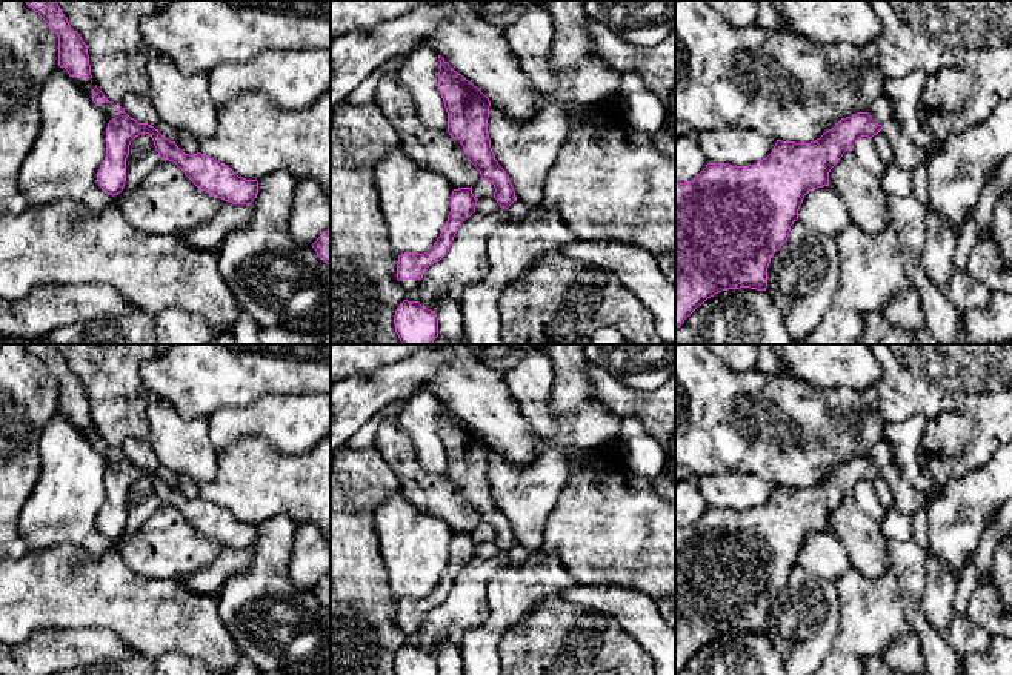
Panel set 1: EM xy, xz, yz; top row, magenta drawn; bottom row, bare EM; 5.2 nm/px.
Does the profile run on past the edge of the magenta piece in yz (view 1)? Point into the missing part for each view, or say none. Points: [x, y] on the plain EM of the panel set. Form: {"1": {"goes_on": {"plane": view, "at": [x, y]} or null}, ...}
{"1": {"goes_on": null}}

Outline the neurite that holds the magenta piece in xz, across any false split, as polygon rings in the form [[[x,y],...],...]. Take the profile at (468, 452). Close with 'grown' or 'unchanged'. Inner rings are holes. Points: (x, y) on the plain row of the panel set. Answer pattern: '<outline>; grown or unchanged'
[[[438,400],[438,404],[438,435],[448,457],[448,477],[452,483],[461,487],[469,506],[480,515],[481,524],[489,524],[494,529],[494,543],[497,544],[500,552],[508,554],[514,546],[517,546],[517,541],[509,520],[498,509],[491,492],[488,478],[491,446],[477,431],[474,431],[461,418],[454,415],[441,400]]]; unchanged

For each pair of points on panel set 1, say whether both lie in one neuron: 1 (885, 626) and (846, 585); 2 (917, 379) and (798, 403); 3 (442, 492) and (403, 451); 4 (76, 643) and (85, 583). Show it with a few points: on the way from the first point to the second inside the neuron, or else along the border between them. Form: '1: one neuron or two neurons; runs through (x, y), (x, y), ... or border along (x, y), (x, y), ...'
1: one neuron; runs through (874, 617), (863, 608), (857, 595)
2: one neuron; runs through (888, 402), (828, 403)
3: one neuron; runs through (429, 488), (405, 463)
4: two neurons; border along (40, 629), (106, 628), (113, 632)

